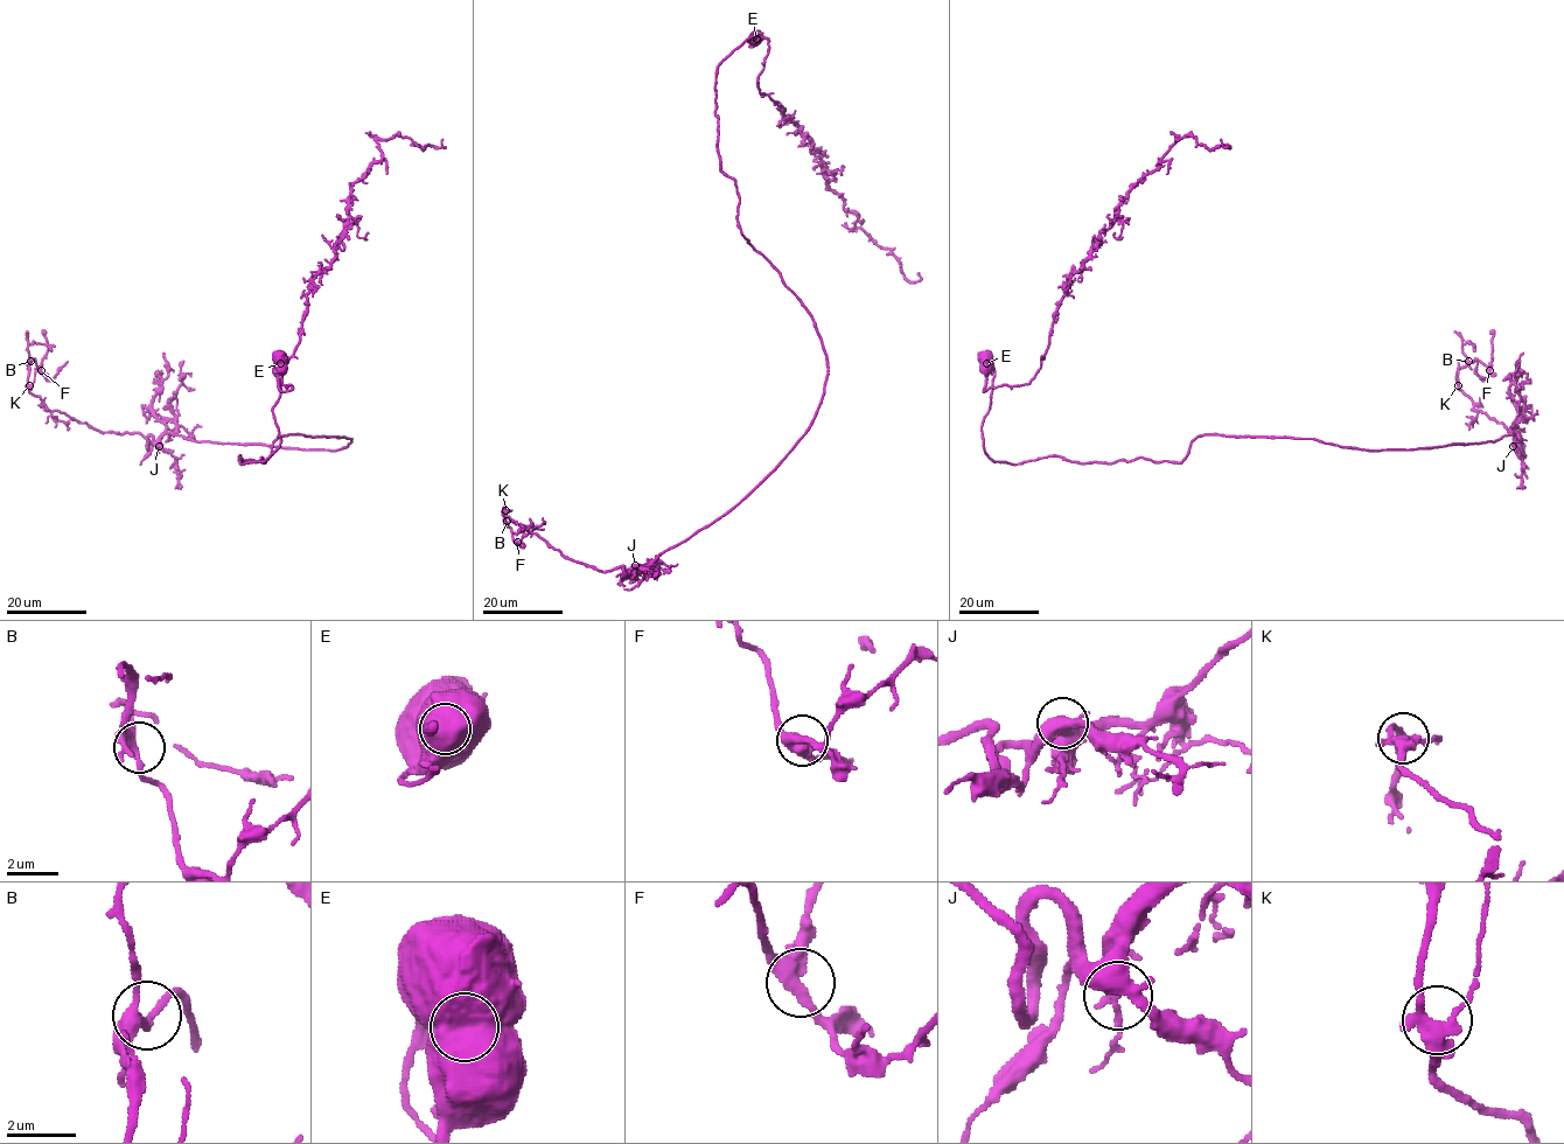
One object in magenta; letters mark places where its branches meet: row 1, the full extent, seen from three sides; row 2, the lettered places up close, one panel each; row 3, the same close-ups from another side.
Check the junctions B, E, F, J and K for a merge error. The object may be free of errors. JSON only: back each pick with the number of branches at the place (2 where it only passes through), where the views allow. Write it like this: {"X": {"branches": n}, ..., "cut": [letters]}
{"E": {"branches": 2}, "cut": ["E"]}

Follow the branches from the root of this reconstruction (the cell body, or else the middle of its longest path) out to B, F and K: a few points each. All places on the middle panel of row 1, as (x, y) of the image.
B: (755, 39), (717, 68), (717, 152), (741, 234), (821, 340), (811, 425), (738, 503), (627, 576), (507, 521)
F: (755, 39), (717, 68), (717, 152), (821, 340), (814, 420), (627, 576), (504, 508), (517, 542)
K: (755, 39), (717, 68), (717, 152), (741, 234), (821, 340), (811, 425), (738, 503), (627, 576), (505, 510)

